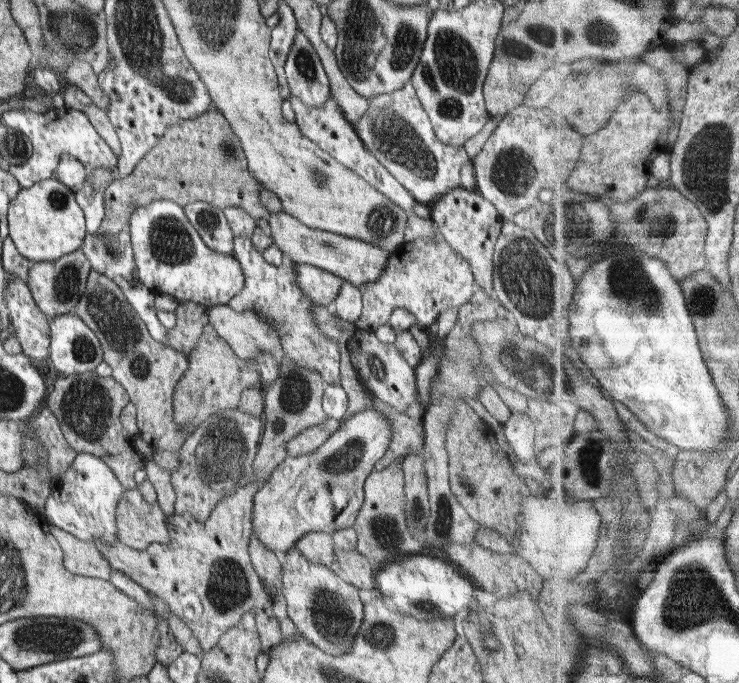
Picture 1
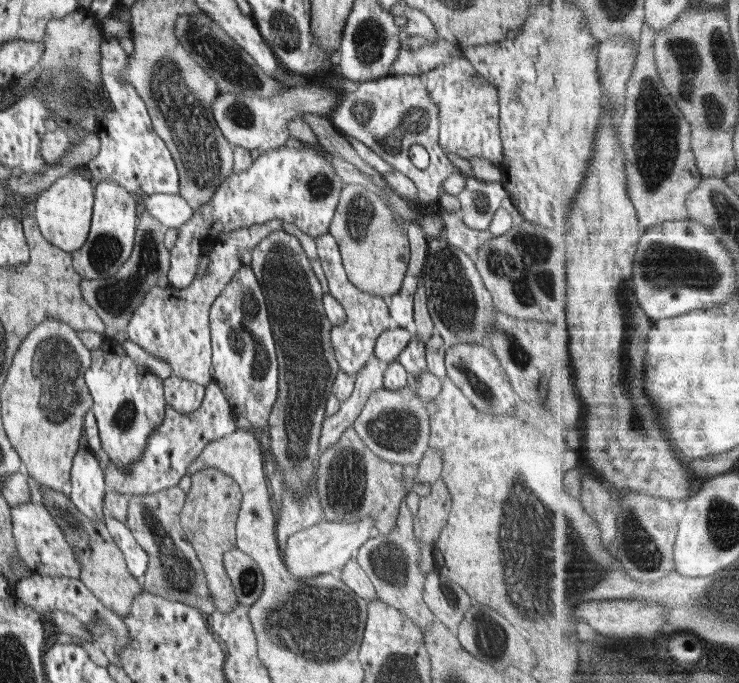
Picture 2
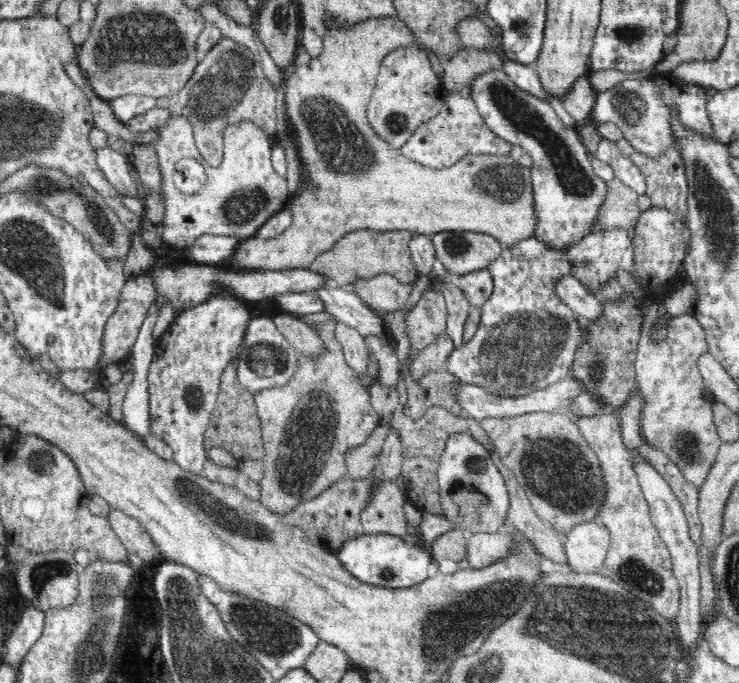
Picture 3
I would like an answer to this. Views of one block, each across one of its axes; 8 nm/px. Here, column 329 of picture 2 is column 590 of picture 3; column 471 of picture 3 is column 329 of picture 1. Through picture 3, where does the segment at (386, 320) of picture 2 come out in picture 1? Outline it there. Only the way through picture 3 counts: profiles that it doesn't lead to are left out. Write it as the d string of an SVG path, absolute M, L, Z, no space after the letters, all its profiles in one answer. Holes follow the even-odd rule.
M250 236L234 238L233 257L240 263L244 272L244 287L230 299L228 305L242 312L252 309L259 316L268 319L281 335L283 358L290 358L301 366L314 368L321 374L327 385L340 383L340 352L338 344L331 342L312 321L312 307L316 305L298 286L296 282L296 262L288 257L282 264L273 265L264 260L262 250L258 249Z

